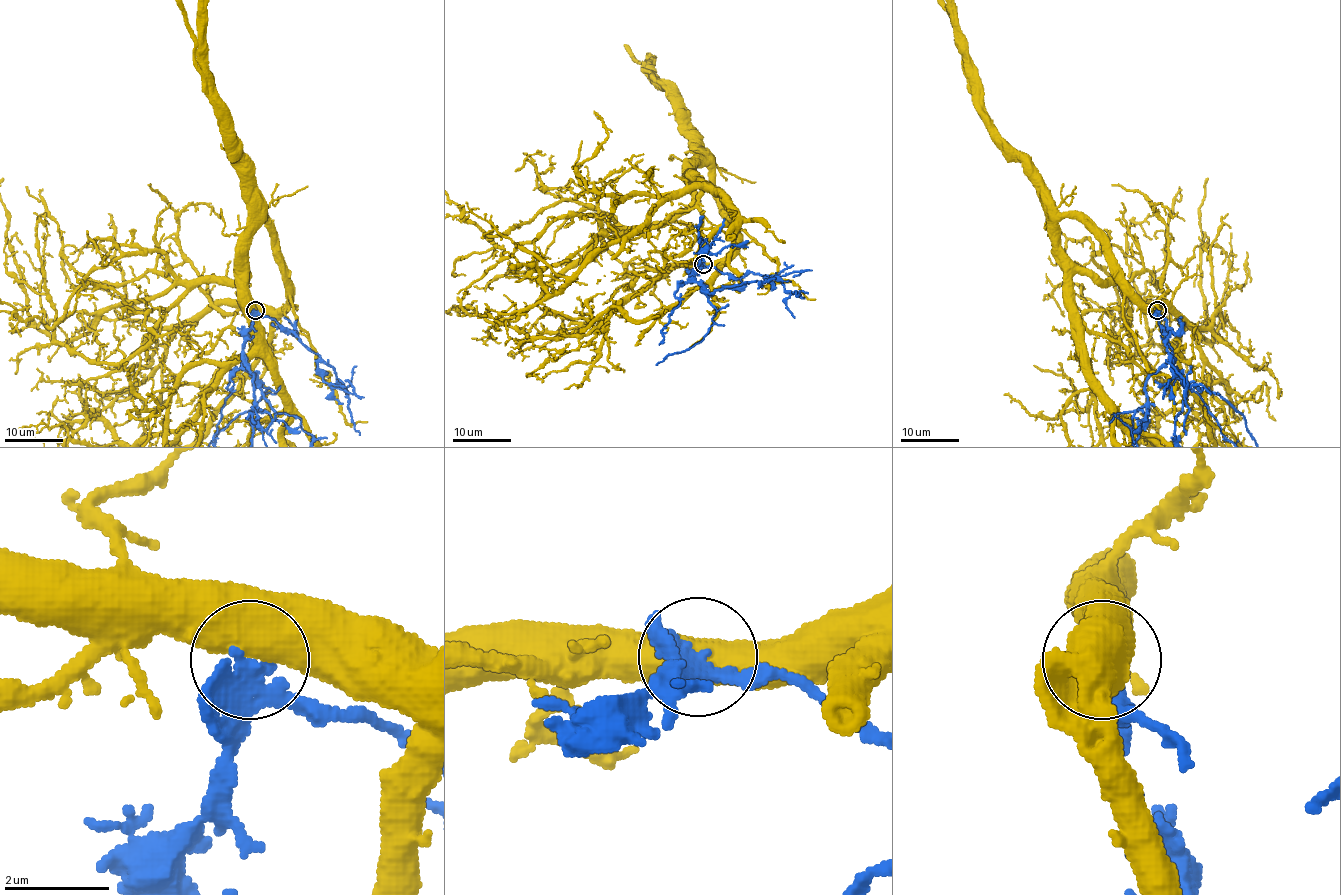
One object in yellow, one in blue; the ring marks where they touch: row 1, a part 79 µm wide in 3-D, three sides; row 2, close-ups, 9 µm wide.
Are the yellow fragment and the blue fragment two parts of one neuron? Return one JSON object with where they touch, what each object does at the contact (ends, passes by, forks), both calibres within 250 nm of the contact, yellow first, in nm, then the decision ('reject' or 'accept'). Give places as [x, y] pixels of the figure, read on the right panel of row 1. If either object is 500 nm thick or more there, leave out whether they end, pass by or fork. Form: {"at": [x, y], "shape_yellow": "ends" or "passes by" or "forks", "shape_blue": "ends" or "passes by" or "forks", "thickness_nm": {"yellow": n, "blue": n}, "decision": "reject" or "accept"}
{"at": [1157, 310], "thickness_nm": {"yellow": 850, "blue": 280}, "decision": "reject"}

